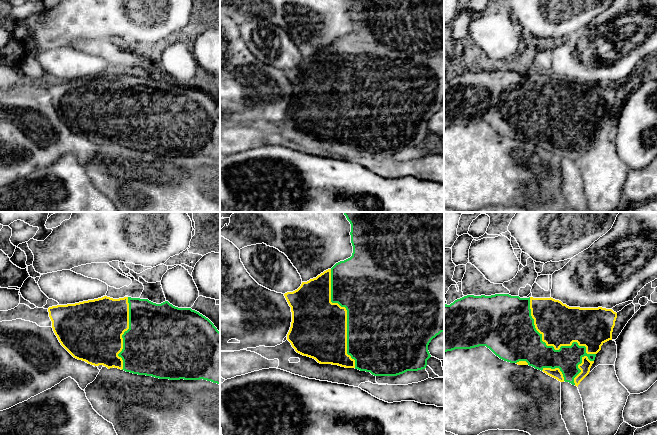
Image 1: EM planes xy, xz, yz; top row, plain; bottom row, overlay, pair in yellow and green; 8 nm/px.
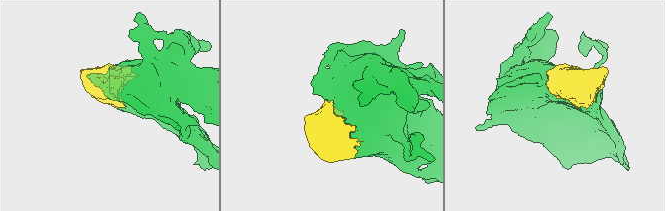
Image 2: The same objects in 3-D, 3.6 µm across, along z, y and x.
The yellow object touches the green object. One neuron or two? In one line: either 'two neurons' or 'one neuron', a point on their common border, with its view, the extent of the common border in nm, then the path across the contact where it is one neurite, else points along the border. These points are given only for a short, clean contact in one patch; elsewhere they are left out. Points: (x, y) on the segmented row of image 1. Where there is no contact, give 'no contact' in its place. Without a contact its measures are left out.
one neuron | yz (561, 345) | 800 nm

